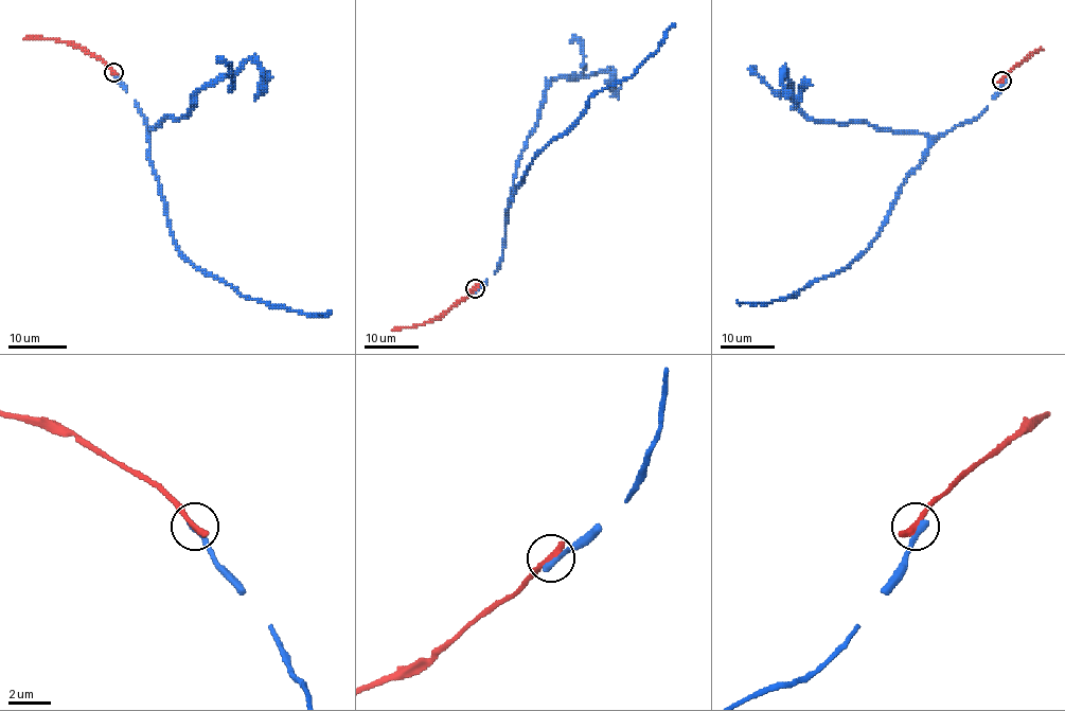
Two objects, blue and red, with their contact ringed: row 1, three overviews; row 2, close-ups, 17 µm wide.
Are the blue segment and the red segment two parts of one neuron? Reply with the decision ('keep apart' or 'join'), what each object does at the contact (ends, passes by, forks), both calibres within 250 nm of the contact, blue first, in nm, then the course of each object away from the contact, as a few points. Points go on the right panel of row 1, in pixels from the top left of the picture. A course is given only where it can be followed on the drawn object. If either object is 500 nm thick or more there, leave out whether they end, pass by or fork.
keep apart | blue ends | red ends | 320/400 nm | blue via (1003, 80), (975, 118), (929, 146), (872, 244), (854, 260), (795, 295), (764, 304), (738, 301) | red via (1003, 80), (1028, 56), (1043, 51)

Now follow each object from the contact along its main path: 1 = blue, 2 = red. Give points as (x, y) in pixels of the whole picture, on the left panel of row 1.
1: (113, 72), (144, 119), (148, 159), (164, 200), (167, 225), (176, 250), (241, 295), (309, 316), (330, 312)
2: (113, 72), (78, 46), (52, 38), (24, 39)

